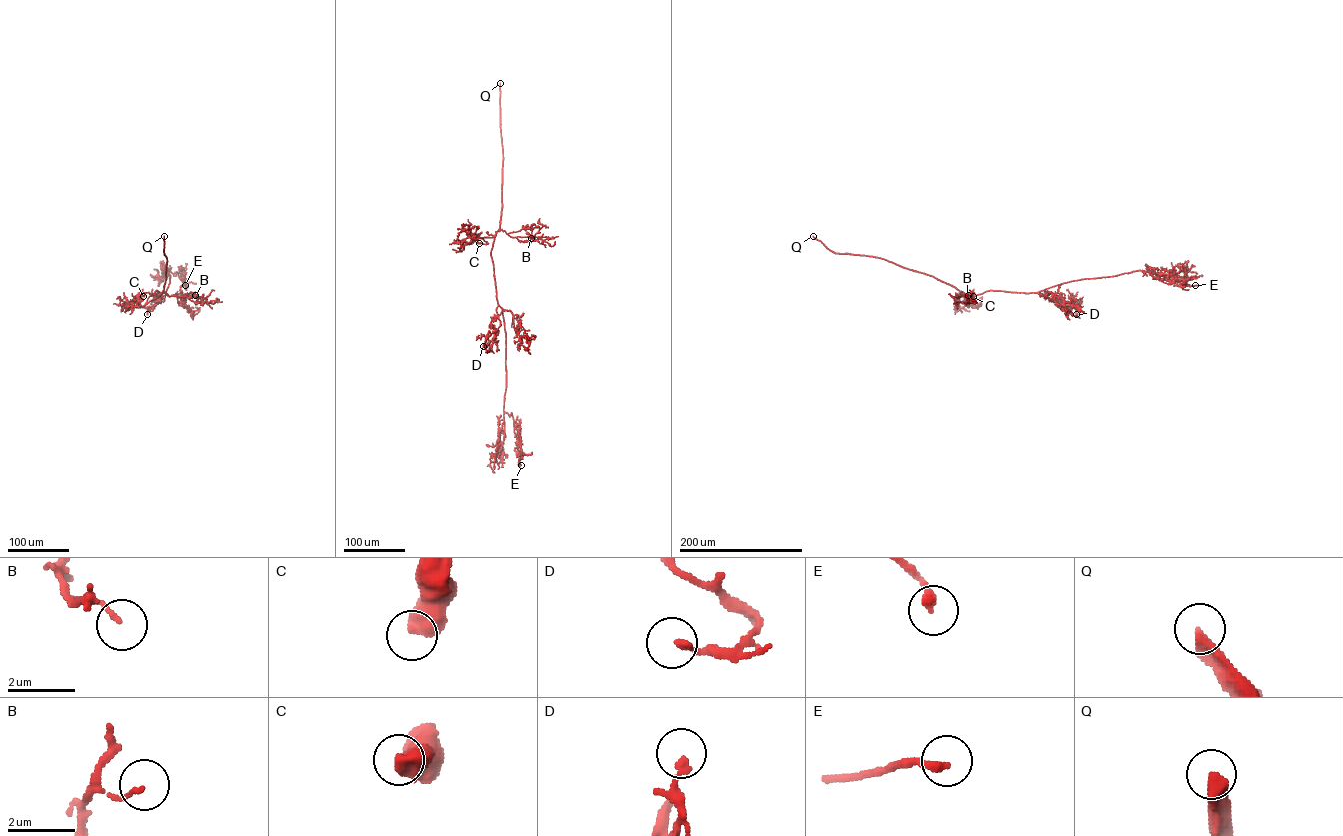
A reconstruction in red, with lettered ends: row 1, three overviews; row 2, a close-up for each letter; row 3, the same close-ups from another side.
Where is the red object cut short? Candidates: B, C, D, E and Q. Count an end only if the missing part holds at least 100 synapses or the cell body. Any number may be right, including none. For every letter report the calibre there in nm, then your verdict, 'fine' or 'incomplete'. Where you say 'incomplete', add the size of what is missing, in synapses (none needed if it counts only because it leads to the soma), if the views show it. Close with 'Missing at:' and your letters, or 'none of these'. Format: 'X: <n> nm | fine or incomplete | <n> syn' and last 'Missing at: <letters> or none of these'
B: 110 nm | fine
C: 550 nm | fine
D: 200 nm | fine
E: 240 nm | fine
Q: 440 nm | incomplete
Missing at: Q

